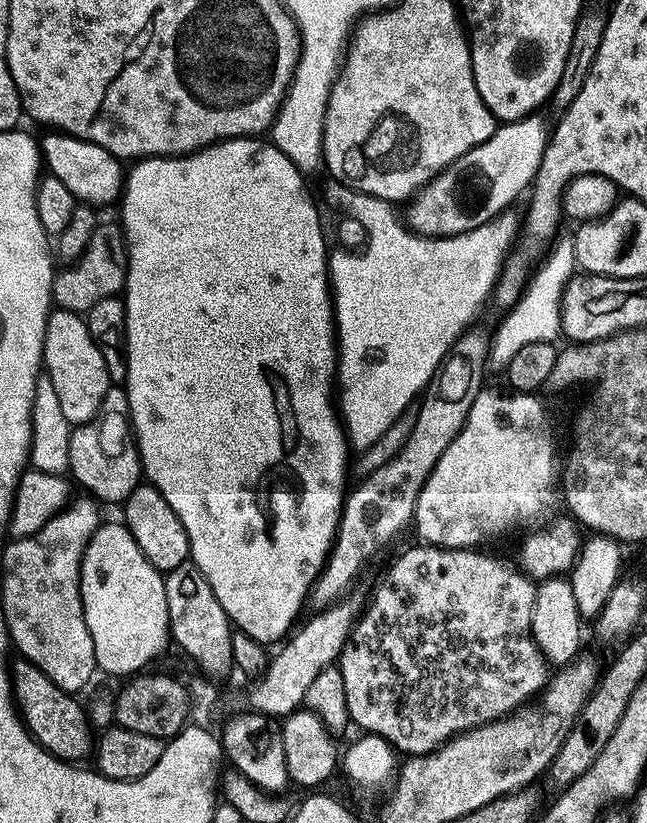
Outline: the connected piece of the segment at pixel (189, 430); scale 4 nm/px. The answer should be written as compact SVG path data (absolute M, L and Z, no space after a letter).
M237 138L237 139L235 139L235 140L222 140L222 141L220 141L220 143L218 143L218 144L209 144L209 145L208 145L208 147L206 147L206 148L202 148L202 149L200 149L200 151L199 151L199 152L194 152L194 153L191 153L191 154L189 154L189 155L186 155L186 156L178 156L178 157L175 157L175 158L169 158L169 157L167 157L167 156L157 156L157 157L155 157L155 158L144 158L144 159L141 159L141 160L140 160L140 161L139 161L139 163L137 163L137 164L136 164L136 165L135 165L135 167L133 167L133 168L136 168L136 167L137 167L137 168L136 168L136 169L134 169L134 170L133 170L133 172L132 172L132 169L131 169L131 171L129 171L129 172L128 172L128 173L127 173L127 176L126 176L126 183L125 183L125 186L124 186L124 194L123 194L123 197L122 197L122 205L123 205L123 204L124 204L124 220L123 220L123 219L122 219L122 231L123 231L123 234L124 234L124 239L125 239L125 241L126 241L126 247L127 247L127 249L128 249L128 283L127 283L127 285L126 285L126 303L127 303L127 306L128 306L128 339L127 339L127 341L126 341L126 355L127 355L127 358L128 358L128 379L127 379L127 381L126 381L126 391L127 391L127 394L128 394L128 396L129 396L129 406L130 406L130 408L131 408L131 417L130 417L130 421L131 421L131 427L132 427L132 428L133 428L133 429L134 429L134 437L135 437L135 442L136 442L136 445L137 445L137 447L138 447L138 448L139 448L139 450L140 450L140 456L141 456L141 462L142 462L142 464L143 464L143 475L144 475L144 476L145 476L145 479L146 479L146 480L147 480L147 481L148 481L148 482L149 482L149 483L150 483L150 484L151 484L151 485L153 485L153 486L154 486L154 487L156 487L156 489L157 489L157 490L158 490L158 491L159 491L159 492L160 492L160 493L161 493L161 494L162 494L162 495L163 495L163 496L164 496L164 498L165 498L165 500L166 500L166 502L168 502L168 504L170 504L170 506L171 506L171 508L172 508L172 510L174 510L174 512L175 512L175 514L177 514L177 516L178 516L178 517L179 517L179 518L180 518L180 520L181 520L181 522L182 522L182 524L184 524L184 528L186 528L186 532L187 532L187 534L188 534L188 536L189 536L189 542L190 542L190 544L191 544L191 550L190 550L190 552L191 552L191 561L193 561L193 562L194 562L194 563L195 563L195 565L196 565L196 566L197 566L197 567L198 567L198 569L200 569L200 570L201 570L201 572L202 572L202 574L204 574L204 576L205 576L205 578L206 578L206 580L208 580L208 584L210 584L210 587L211 587L211 588L212 588L212 590L214 590L214 594L216 594L216 598L217 598L217 600L218 600L218 602L220 602L220 605L221 605L221 606L222 606L222 608L224 608L224 610L225 610L225 612L226 612L226 614L227 614L227 615L228 615L228 616L229 616L229 618L230 618L230 620L231 620L231 622L232 622L232 623L233 623L233 625L234 625L234 626L235 626L235 627L236 627L236 628L237 628L237 629L238 629L238 630L239 630L239 631L241 631L241 632L244 632L244 633L246 633L246 635L248 635L248 636L249 636L249 637L251 637L251 638L253 638L253 640L255 640L255 641L257 641L257 642L259 642L259 643L260 643L260 644L262 644L262 645L265 645L265 646L272 646L272 644L274 644L274 643L276 643L276 642L278 642L278 641L280 641L280 640L281 640L281 639L282 639L282 638L283 638L283 637L284 637L284 636L285 636L285 635L286 635L286 634L287 634L287 633L288 633L288 632L289 632L289 631L290 631L290 630L291 630L291 628L292 628L292 626L293 626L293 625L294 625L294 624L295 624L295 622L296 622L296 620L297 620L297 618L298 618L298 616L299 616L299 614L300 614L300 612L301 612L301 610L302 610L302 608L303 608L303 606L304 606L304 608L305 608L305 606L306 606L306 603L307 603L307 600L308 600L308 599L309 599L309 595L310 595L310 593L311 593L311 589L312 589L312 587L313 587L313 586L314 586L314 584L315 584L315 582L316 582L316 581L318 581L318 577L319 577L319 576L320 576L320 575L321 575L321 573L322 573L322 571L323 571L323 569L324 569L324 567L326 567L326 565L327 565L327 563L328 563L328 557L330 557L330 551L332 551L332 548L333 548L333 546L334 546L334 542L335 542L335 540L336 540L336 537L337 537L337 535L338 535L338 528L339 528L339 526L340 526L340 522L341 522L341 520L342 520L342 513L343 513L343 509L344 509L344 507L345 507L345 501L346 501L346 493L347 493L347 490L346 490L346 484L347 484L347 482L348 482L348 478L349 478L349 479L350 479L350 458L349 458L349 460L348 460L348 452L349 452L349 453L350 453L350 437L349 437L349 435L348 435L348 433L347 433L347 431L346 431L346 428L345 428L345 425L344 425L344 424L343 424L343 423L342 423L342 416L341 416L341 413L340 413L340 412L339 412L339 411L338 411L338 408L337 408L337 405L336 405L336 404L335 404L335 403L334 403L334 385L335 385L335 384L336 384L336 383L337 383L337 380L338 380L338 333L337 333L337 330L336 330L336 310L335 310L335 307L334 307L334 301L333 301L333 298L332 298L332 286L331 286L331 283L330 283L330 273L329 273L329 271L328 271L328 261L329 261L329 259L330 259L330 247L329 247L329 248L328 248L328 244L327 244L327 242L326 242L326 241L324 241L324 228L323 228L323 226L322 226L322 225L320 225L320 212L319 212L319 210L318 210L318 209L316 209L316 204L315 204L315 202L314 202L314 201L312 201L312 192L311 192L311 190L310 190L310 189L308 189L308 184L307 184L307 182L306 182L306 181L304 181L304 180L307 180L307 179L306 179L306 176L305 176L305 173L303 173L303 172L301 172L301 171L300 171L300 168L299 168L299 167L298 167L298 166L294 166L294 162L290 162L290 158L286 158L286 154L282 154L282 150L278 150L278 149L277 149L277 148L276 148L276 145L275 145L275 144L273 144L273 143L271 143L271 142L265 142L265 144L263 144L263 142L262 142L262 141L263 141L263 139L260 139L260 138Z

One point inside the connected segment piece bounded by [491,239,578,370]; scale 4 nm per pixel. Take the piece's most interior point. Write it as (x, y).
(537, 318)

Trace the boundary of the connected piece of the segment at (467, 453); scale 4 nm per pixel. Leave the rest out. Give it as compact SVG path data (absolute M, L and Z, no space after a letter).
M486 388L480 392L478 398L475 399L474 408L470 412L467 426L464 427L462 434L455 439L455 442L447 448L446 454L439 460L432 476L425 484L425 488L418 498L414 531L421 536L423 543L434 548L444 548L450 551L462 551L464 549L476 550L481 546L482 542L488 540L496 540L510 532L528 528L527 530L541 527L548 521L551 521L559 504L562 504L562 452L560 456L560 440L556 437L556 428L552 425L552 416L548 413L548 408L539 399L541 398L536 394L523 394L521 392L507 392L500 390L491 390Z

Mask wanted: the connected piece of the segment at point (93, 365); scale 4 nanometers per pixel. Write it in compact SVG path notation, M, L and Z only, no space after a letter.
M56 310L49 316L44 339L43 367L53 379L59 405L72 426L88 424L96 419L113 382L108 373L106 358L94 342L88 321L83 315Z

